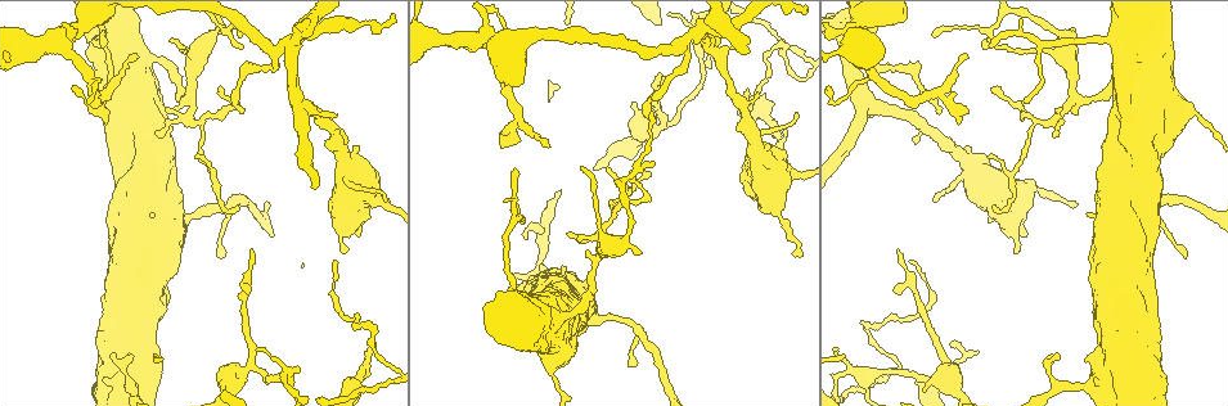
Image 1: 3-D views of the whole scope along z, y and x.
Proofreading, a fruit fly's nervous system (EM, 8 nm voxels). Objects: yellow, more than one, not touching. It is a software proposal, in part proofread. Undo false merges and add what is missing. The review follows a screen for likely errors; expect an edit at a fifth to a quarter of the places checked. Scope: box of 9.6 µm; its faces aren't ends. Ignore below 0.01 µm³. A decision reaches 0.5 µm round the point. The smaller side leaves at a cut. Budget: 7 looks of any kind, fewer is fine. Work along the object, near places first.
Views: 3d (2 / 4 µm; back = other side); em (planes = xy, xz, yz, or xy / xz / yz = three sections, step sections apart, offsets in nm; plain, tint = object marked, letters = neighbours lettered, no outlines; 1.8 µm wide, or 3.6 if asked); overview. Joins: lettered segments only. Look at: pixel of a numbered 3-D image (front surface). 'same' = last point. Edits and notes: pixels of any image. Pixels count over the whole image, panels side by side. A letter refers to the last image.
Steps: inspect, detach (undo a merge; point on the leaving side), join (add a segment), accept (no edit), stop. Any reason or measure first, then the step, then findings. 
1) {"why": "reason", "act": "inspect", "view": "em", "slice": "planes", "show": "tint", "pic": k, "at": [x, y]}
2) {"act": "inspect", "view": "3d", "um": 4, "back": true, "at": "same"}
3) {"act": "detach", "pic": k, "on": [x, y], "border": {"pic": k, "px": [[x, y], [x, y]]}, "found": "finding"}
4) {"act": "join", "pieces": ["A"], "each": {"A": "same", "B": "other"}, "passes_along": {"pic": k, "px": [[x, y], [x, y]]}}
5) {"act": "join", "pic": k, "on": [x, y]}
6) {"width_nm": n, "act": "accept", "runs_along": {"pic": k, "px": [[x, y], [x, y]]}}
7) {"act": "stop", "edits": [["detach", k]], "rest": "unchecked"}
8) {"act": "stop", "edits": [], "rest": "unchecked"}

{"why": "an open end", "act": "inspect", "view": "em", "slice": "planes", "show": "letters", "pic": 1, "at": [659, 73]}

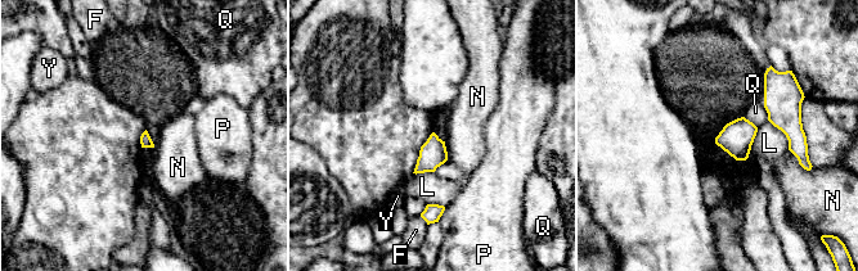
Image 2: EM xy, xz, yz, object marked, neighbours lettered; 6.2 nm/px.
{"longest_contact_nm": ["L", 240], "act": "accept", "each": {"F": "other", "L": "other", "N": "other", "P": "other", "Q": "other", "Y": "other"}, "found": "none of them fits"}

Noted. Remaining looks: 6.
{"why": "branch point", "act": "inspect", "view": "3d", "um": 4, "pic": 1, "at": [187, 98]}

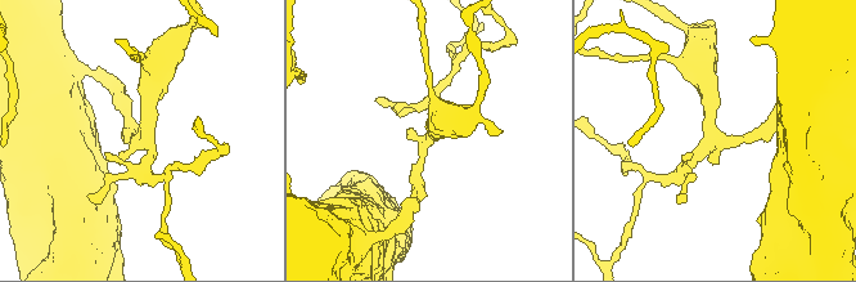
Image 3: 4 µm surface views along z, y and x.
{"why": "need the tissue", "act": "inspect", "view": "em", "slice": "xz", "step": 16, "show": "letters", "pic": 3, "at": [718, 139]}

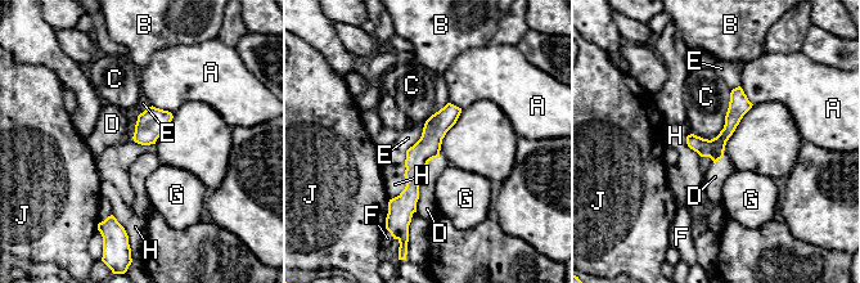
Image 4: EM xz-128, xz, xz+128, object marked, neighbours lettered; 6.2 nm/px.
{"act": "inspect", "view": "em", "slice": "planes", "show": "letters", "at": "same"}

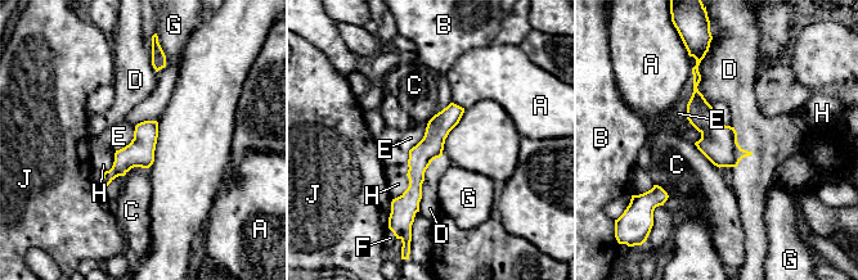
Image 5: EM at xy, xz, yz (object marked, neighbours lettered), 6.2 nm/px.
{"longest_contact_nm": ["E", 400], "act": "accept", "each": {"A": "other", "B": "other", "C": "other", "D": "other", "E": "other", "F": "other", "G": "other", "H": "other", "J": "other"}, "runs_along": {"pic": 5, "px": [[453, 107], [419, 157], [404, 215]]}, "found": "continuous, no second neuron"}

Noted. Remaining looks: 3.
{"act": "inspect", "view": "em", "um": 3.6, "slice": "planes", "show": "plain", "pic": 1, "at": [251, 365]}

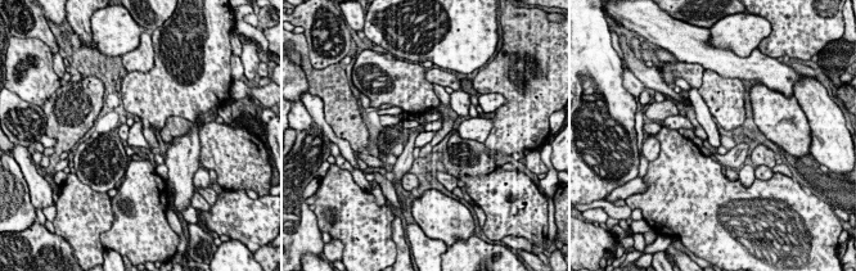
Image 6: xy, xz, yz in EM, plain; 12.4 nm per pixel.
{"why": "where the object lies", "act": "inspect", "view": "em", "um": 3.6, "slice": "planes", "show": "tint", "at": "same"}

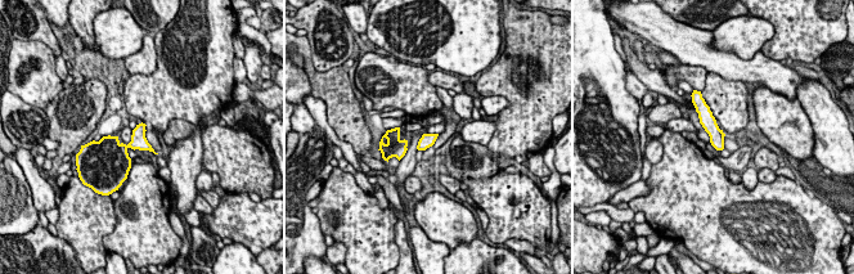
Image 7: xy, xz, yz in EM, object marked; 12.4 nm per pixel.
{"act": "inspect", "view": "em", "um": 3.6, "slice": "planes", "show": "letters", "at": "same"}

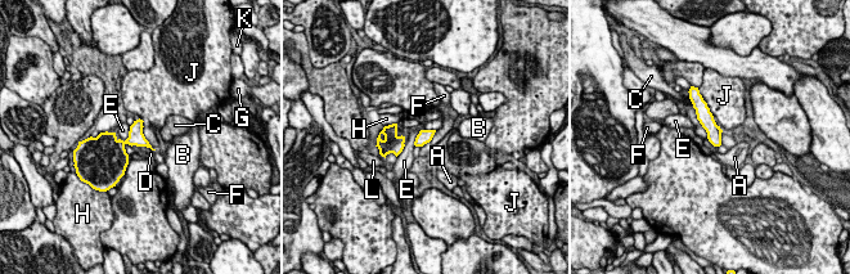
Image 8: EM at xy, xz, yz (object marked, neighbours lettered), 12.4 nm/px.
{"act": "accept", "each": {"A": "other", "B": "other", "C": "other", "D": "other", "E": "other", "F": "other", "G": "other", "H": "other", "J": "other", "K": "other", "L": "other"}, "border": {"pic": 8, "px": [[143, 126], [145, 139], [156, 149]]}, "found": "continuous, no second neuron"}

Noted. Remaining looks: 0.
{"act": "stop", "edits": [], "rest": "unchecked"}

